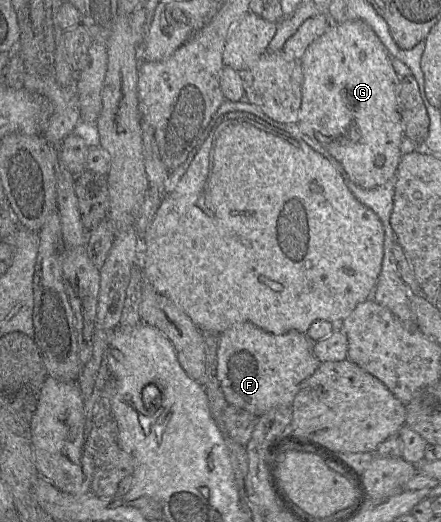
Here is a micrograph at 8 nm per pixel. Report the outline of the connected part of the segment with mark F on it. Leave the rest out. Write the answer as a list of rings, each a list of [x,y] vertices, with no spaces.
[[[250,322],[233,325],[220,334],[217,352],[216,376],[228,405],[244,409],[256,417],[278,407],[292,407],[300,385],[311,377],[322,363],[313,353],[312,342],[306,334],[288,331],[274,335],[258,328]]]

